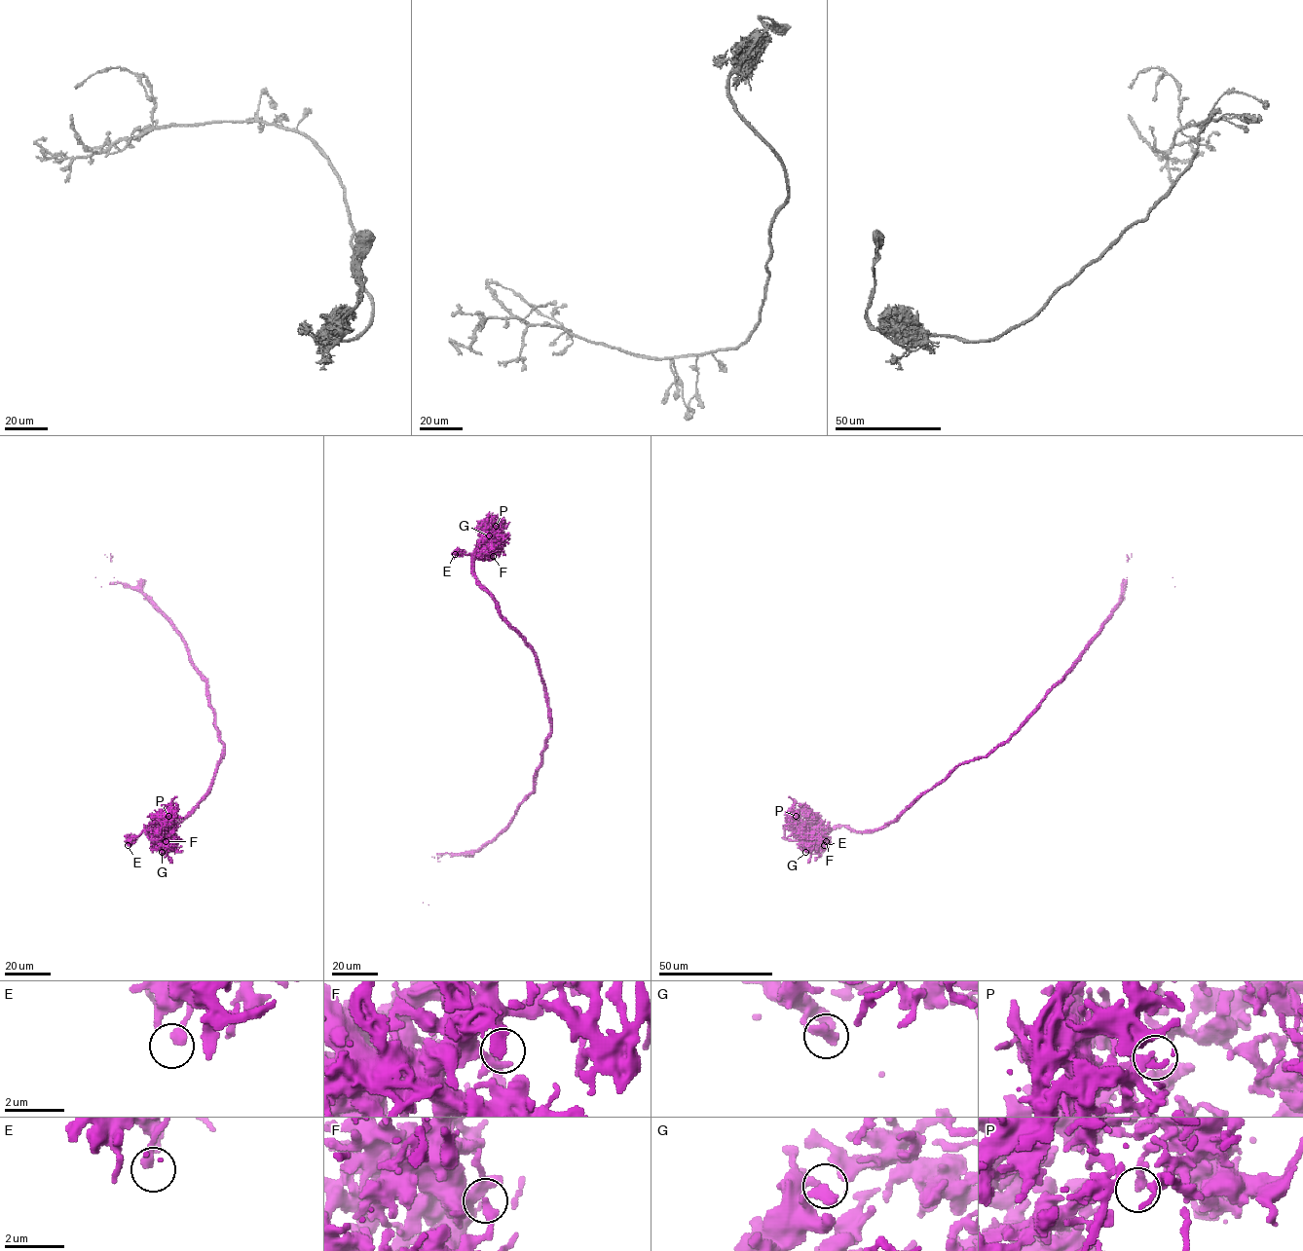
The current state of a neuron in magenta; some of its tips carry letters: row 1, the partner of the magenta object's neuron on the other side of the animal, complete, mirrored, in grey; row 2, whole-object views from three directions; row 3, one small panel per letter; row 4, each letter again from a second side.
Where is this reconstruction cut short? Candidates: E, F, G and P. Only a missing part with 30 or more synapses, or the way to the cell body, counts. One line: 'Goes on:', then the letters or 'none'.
Goes on: none

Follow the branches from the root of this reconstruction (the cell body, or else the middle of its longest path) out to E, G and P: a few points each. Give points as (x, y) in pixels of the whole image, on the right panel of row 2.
E: (1006, 740), (986, 756), (959, 764), (881, 827), (862, 831), (846, 826), (827, 828), (824, 829), (824, 845)
G: (1006, 740), (986, 756), (959, 764), (881, 827), (855, 831), (846, 826), (837, 827), (805, 852)
P: (1006, 740), (986, 756), (959, 764), (880, 828), (855, 831), (839, 826), (820, 830), (799, 824), (796, 816)

